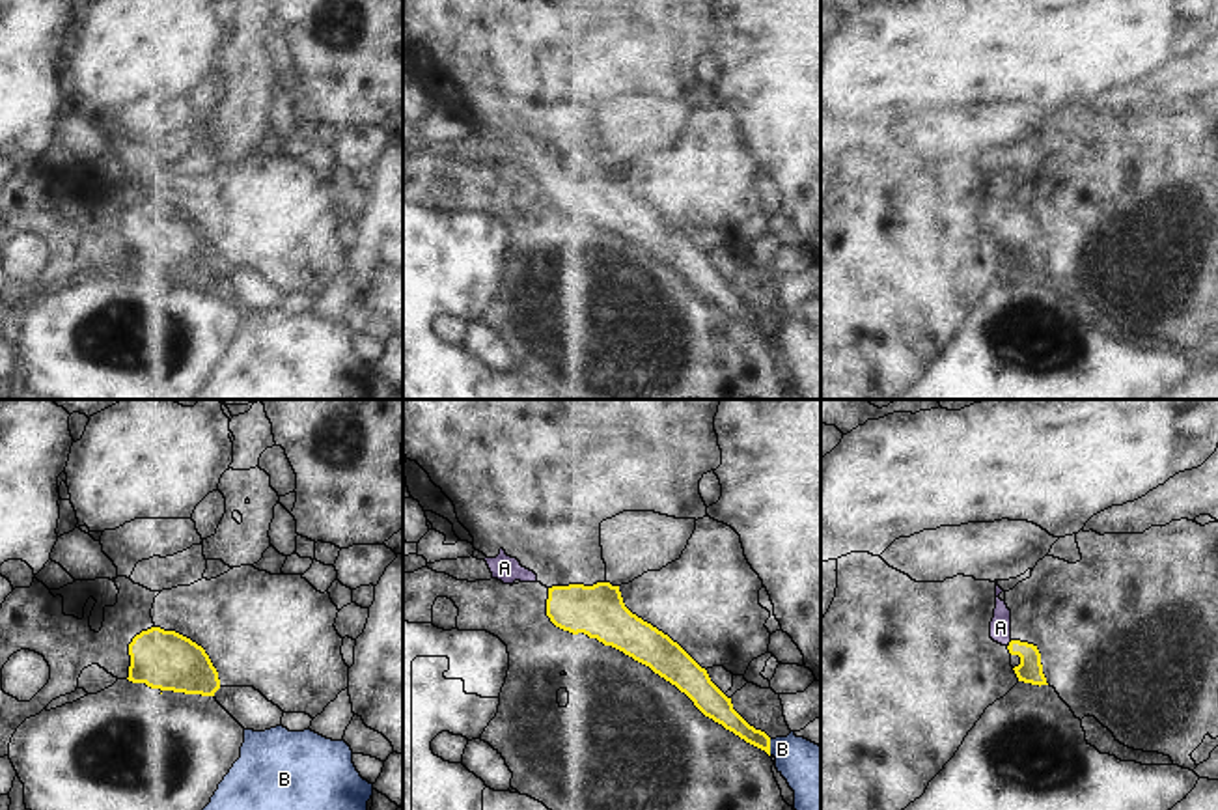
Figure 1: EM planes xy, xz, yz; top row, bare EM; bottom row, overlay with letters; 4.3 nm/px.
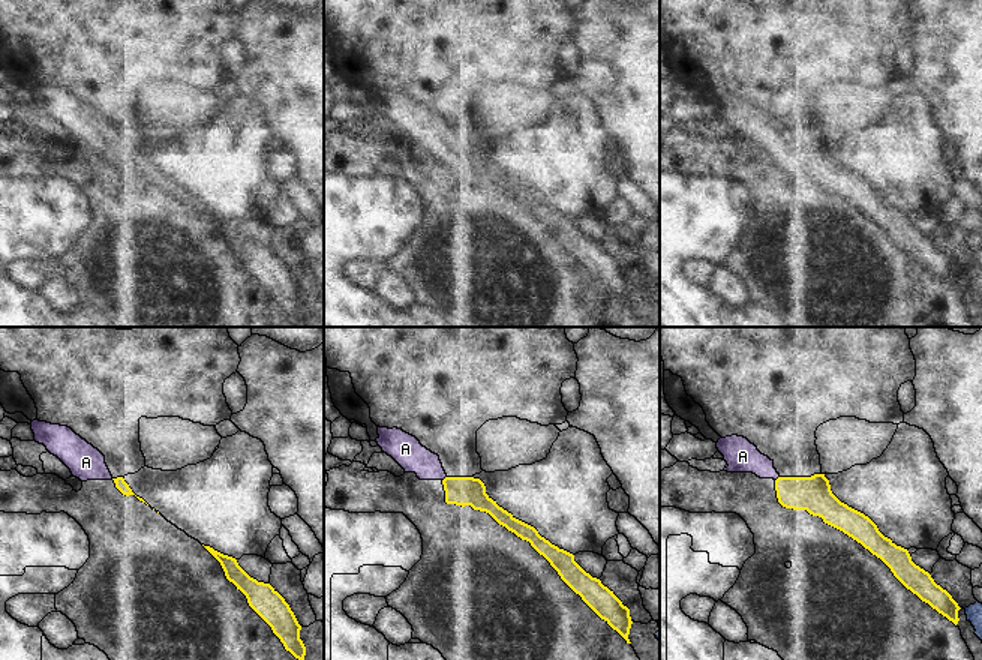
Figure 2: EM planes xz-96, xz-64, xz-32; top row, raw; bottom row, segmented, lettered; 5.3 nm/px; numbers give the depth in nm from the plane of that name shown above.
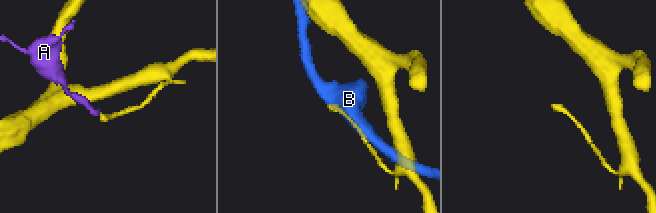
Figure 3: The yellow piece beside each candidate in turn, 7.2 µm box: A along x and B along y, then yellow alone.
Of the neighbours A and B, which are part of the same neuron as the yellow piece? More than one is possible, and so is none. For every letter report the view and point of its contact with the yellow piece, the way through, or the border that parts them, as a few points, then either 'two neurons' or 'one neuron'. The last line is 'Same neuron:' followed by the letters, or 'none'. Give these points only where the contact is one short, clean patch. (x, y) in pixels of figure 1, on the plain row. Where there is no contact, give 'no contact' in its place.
A: yz (1010, 226) | across yz (1030, 252), (1030, 243), (1010, 226), (1000, 209) | one neuron
B: xz (769, 329) | two neurons
Same neuron: A

